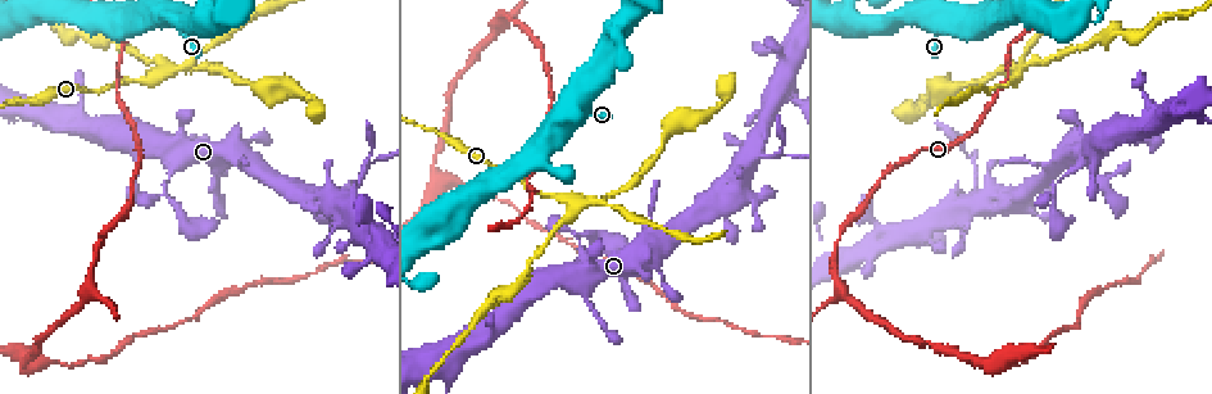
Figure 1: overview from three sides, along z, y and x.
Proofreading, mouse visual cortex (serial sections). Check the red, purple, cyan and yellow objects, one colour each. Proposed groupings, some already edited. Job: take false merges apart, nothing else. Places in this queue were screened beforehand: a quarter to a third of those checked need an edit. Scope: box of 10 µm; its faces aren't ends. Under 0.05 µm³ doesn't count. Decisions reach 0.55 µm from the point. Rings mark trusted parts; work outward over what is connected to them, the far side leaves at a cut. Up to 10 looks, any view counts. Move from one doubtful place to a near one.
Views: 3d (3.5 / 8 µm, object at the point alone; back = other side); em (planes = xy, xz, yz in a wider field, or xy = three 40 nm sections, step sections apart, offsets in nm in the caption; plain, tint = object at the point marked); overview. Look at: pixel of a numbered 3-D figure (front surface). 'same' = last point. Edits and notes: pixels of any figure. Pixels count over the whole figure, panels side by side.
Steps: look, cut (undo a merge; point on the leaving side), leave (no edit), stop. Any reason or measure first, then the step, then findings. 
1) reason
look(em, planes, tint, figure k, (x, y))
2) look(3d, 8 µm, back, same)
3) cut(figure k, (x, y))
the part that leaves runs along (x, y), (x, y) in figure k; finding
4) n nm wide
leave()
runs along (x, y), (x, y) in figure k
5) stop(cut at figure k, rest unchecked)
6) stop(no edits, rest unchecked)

arms part here
look(3d, 3.5 µm, figure 1, (753, 142))

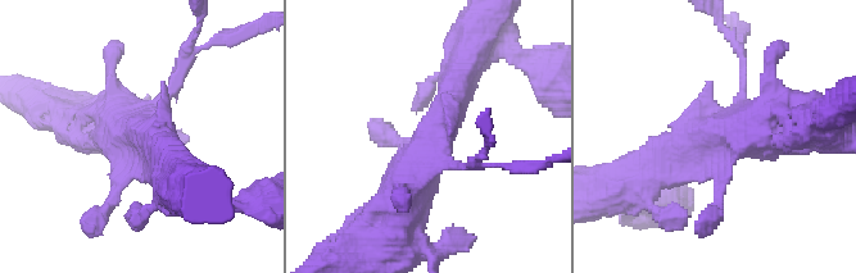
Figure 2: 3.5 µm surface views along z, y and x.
look(em, planes, plain, figure 2, (143, 134))

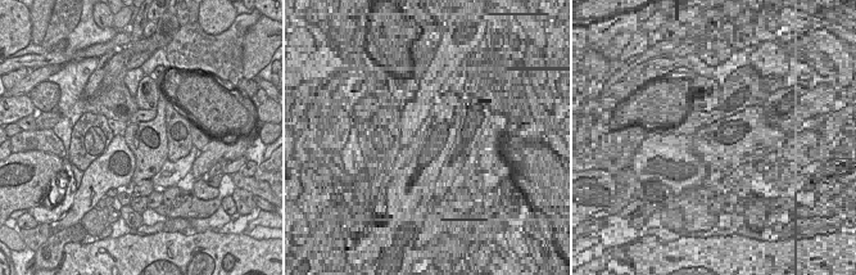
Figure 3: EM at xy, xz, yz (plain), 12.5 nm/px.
look(em, planes, tint, same)

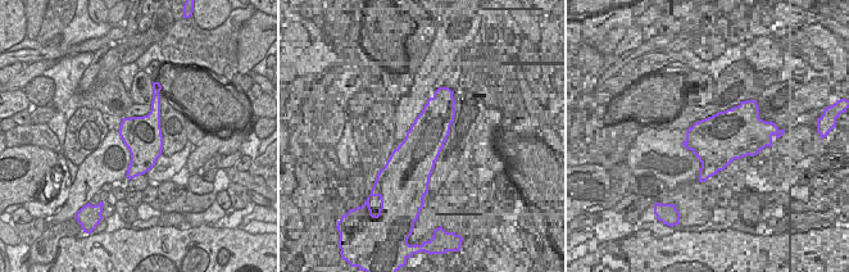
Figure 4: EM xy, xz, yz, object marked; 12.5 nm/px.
cut(figure 2, (179, 62))
a second cell is stuck on

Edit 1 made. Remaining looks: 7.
look(overview)

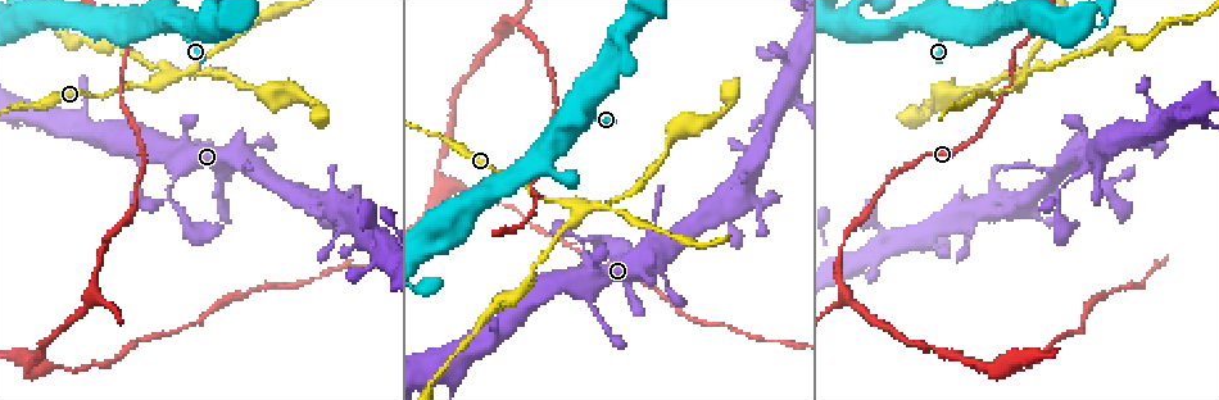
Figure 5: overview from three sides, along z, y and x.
sudden change in width
look(3d, 3.5 µm, figure 5, (847, 295))

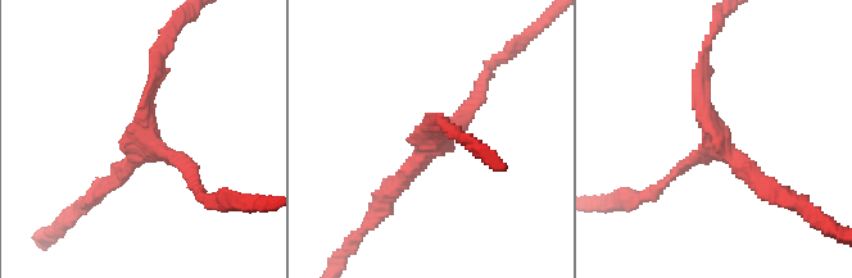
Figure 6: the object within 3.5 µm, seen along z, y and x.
3 arms; arms of 150, 150, 200 nm
look(em, planes, tint, figure 6, (714, 139))

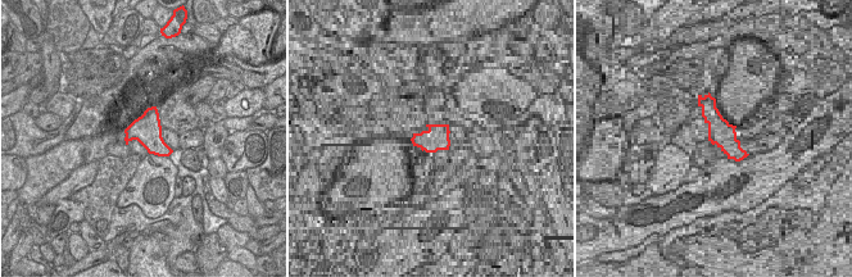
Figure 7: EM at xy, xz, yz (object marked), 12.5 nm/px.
leave()
runs along (703, 63), (714, 137), (773, 188) in figure 6; one cell here

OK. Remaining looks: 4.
three-way junction
look(3d, 3.5 µm, figure 5, (1023, 79))

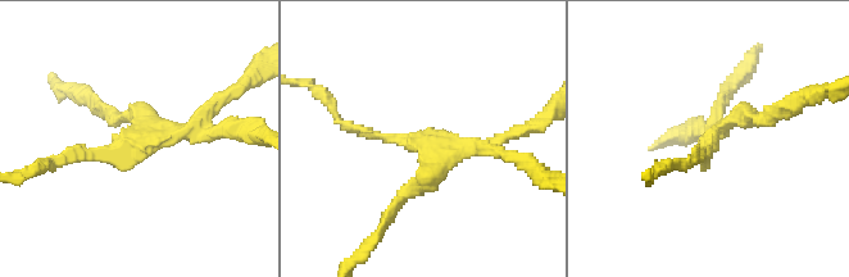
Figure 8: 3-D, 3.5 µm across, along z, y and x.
3 arms; arms of 150, 150, 200 nm
look(em, planes, tint, figure 8, (437, 149))

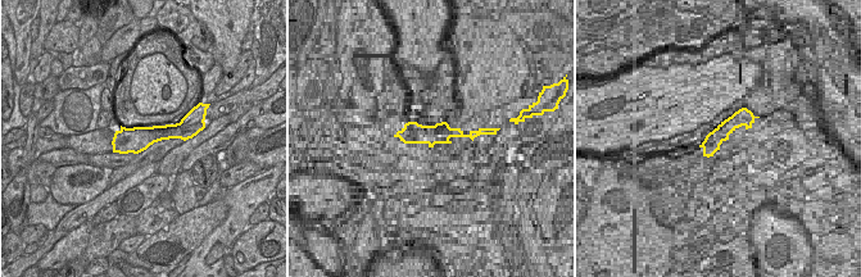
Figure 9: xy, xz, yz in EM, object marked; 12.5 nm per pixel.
cut(figure 8, (114, 122))
two cells meet here

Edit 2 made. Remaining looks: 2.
stop(cut at figure 2, cut at figure 8, rest unchecked)

